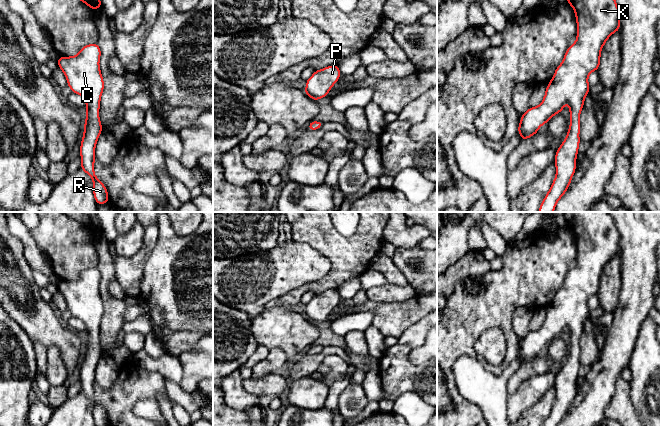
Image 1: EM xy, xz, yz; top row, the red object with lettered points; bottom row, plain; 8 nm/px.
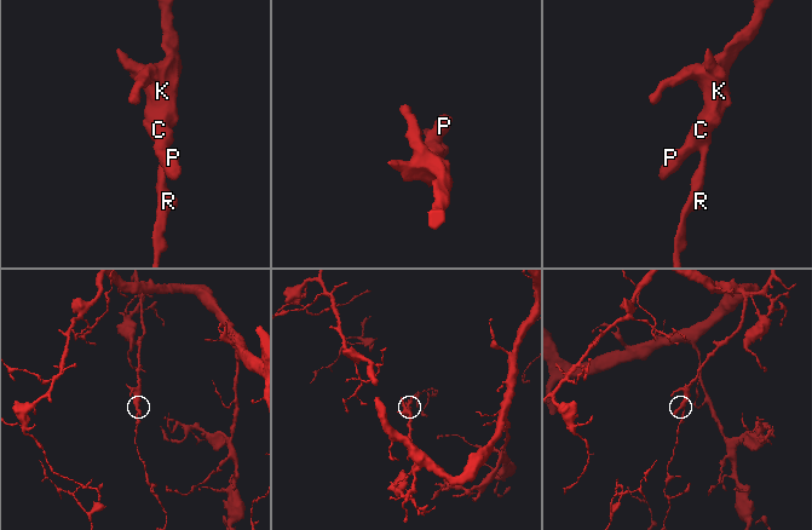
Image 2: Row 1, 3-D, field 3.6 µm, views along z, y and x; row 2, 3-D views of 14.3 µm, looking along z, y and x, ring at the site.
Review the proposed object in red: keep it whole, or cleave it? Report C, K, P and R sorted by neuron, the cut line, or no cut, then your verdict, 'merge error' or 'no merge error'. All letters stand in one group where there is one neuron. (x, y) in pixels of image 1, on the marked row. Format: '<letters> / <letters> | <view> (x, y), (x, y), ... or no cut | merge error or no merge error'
C K P R | no cut | no merge error

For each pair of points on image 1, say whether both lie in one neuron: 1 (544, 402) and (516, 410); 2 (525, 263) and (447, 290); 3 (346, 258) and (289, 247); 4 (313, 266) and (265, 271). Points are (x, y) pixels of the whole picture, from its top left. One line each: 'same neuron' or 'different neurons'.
1: different neurons
2: different neurons
3: different neurons
4: same neuron

